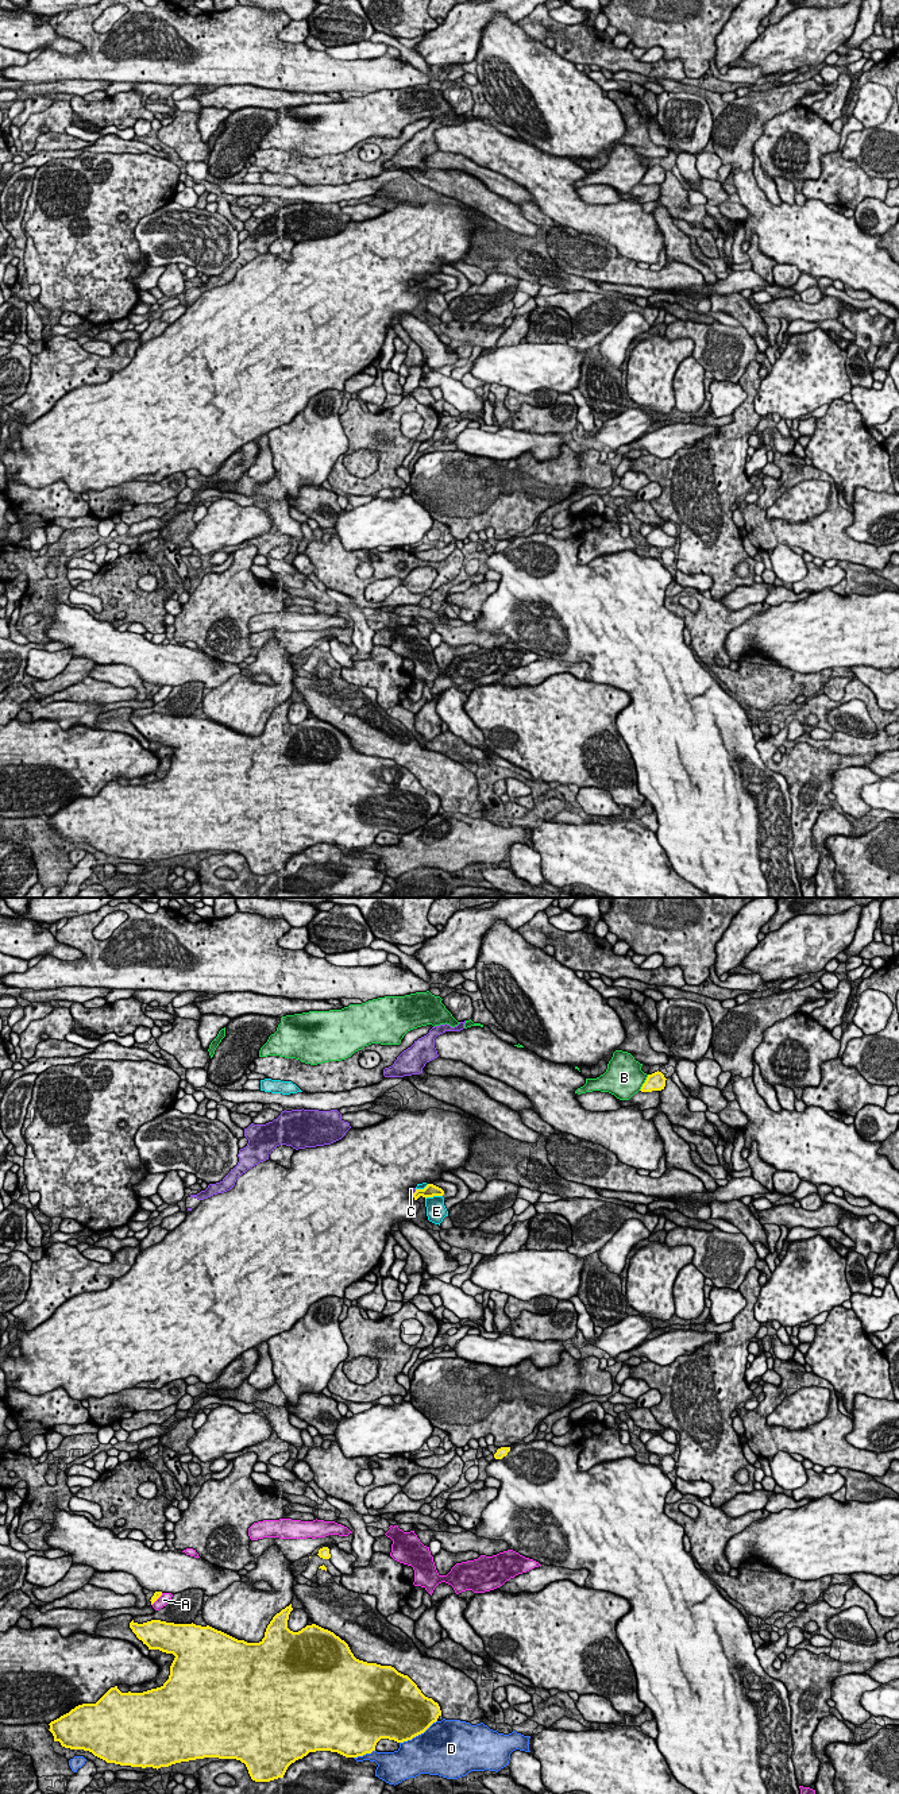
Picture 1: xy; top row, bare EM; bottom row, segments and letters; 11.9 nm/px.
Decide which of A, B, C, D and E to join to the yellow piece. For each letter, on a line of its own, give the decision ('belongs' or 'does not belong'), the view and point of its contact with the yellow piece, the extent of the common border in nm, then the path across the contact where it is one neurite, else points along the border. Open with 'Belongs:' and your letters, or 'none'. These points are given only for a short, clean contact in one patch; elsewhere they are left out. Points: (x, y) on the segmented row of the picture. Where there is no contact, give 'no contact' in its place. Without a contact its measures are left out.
Belongs: none
A: does not belong | xy (157, 1598) | 200 nm
B: does not belong | xy (644, 1083) | 220 nm
C: does not belong | xy (415, 1192) | 80 nm | along xy (416, 1189), (412, 1193)
D: does not belong | xy (417, 1735) | 550 nm
E: does not belong | xy (433, 1195) | 220 nm | along xy (442, 1195), (425, 1199)

